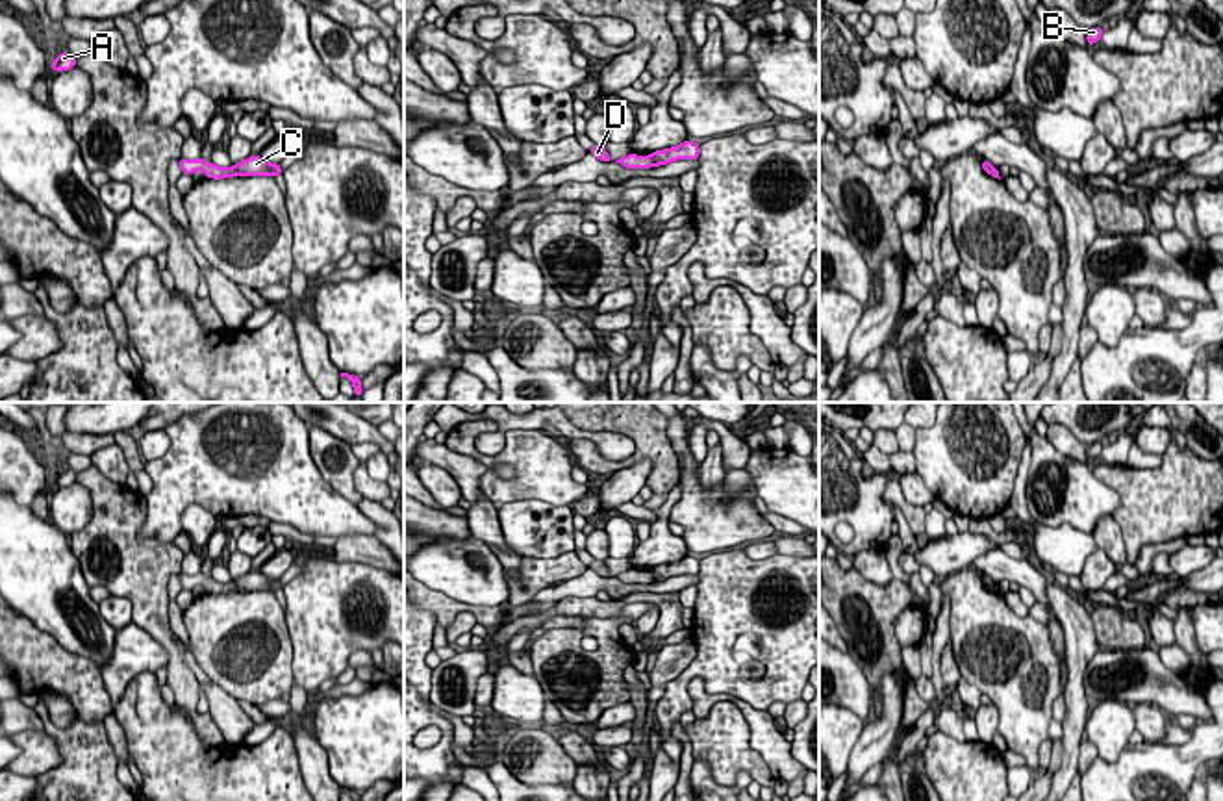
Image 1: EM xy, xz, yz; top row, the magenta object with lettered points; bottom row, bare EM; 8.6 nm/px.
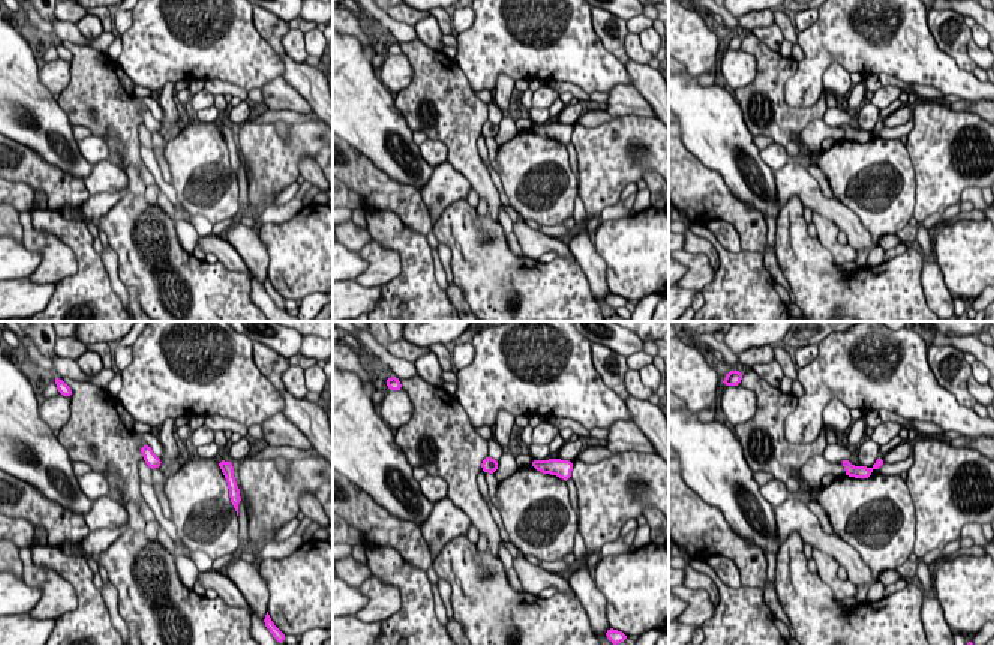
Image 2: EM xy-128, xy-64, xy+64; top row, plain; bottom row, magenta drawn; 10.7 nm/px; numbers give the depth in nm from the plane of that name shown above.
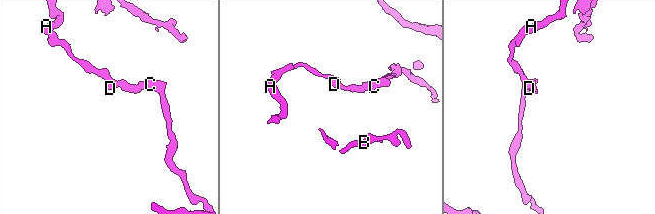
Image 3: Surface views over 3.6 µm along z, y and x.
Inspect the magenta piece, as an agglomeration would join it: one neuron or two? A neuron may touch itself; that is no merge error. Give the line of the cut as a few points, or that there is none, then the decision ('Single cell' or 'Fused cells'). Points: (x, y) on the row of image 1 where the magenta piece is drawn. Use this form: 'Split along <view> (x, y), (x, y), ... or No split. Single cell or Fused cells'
Split along xy (232, 165), (238, 173). Fused cells

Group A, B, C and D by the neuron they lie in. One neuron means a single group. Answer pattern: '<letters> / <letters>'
A B D / C

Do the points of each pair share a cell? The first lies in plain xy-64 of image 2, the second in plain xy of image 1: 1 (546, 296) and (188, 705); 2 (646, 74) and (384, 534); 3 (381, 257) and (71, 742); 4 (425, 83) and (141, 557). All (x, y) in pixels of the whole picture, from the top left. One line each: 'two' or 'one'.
1: two
2: one
3: two
4: one

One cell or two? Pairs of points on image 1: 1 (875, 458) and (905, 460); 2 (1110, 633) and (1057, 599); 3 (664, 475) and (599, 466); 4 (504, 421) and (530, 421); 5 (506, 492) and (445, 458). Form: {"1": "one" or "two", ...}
{"1": "two", "2": "two", "3": "one", "4": "one", "5": "two"}

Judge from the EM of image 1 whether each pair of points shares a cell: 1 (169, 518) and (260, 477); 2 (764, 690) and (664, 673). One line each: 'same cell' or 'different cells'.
1: same cell
2: different cells

